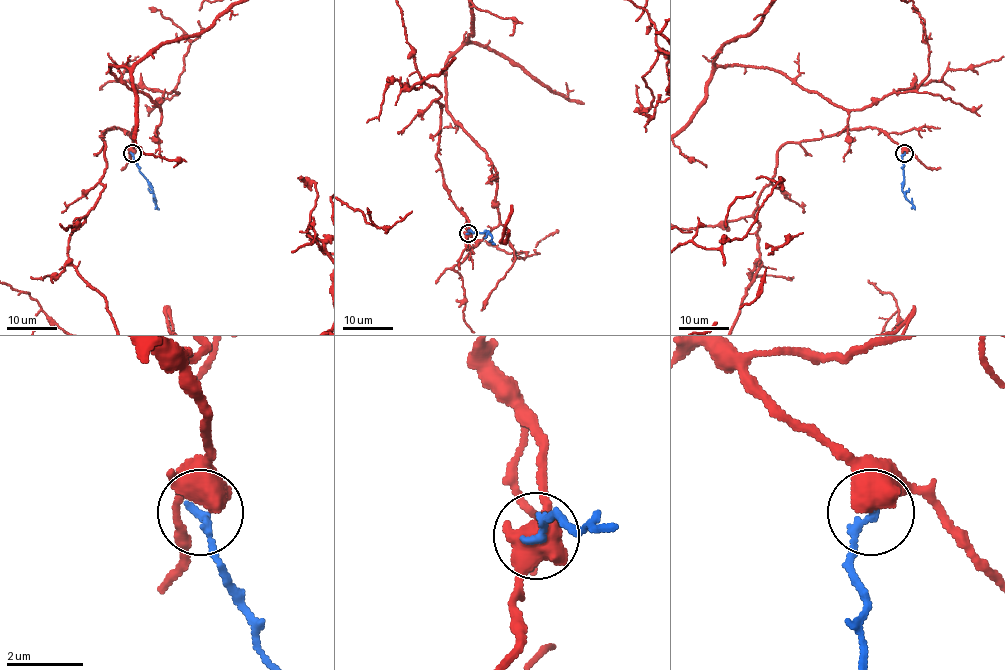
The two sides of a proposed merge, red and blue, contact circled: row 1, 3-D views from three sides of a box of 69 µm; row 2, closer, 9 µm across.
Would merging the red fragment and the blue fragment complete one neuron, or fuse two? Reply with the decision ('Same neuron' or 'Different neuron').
Different neuron

